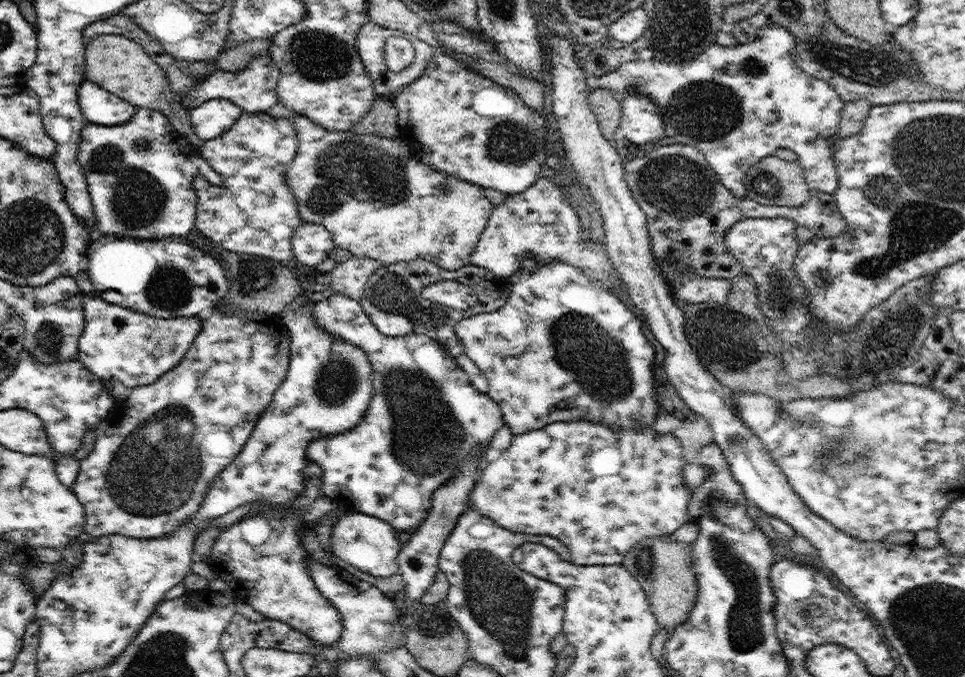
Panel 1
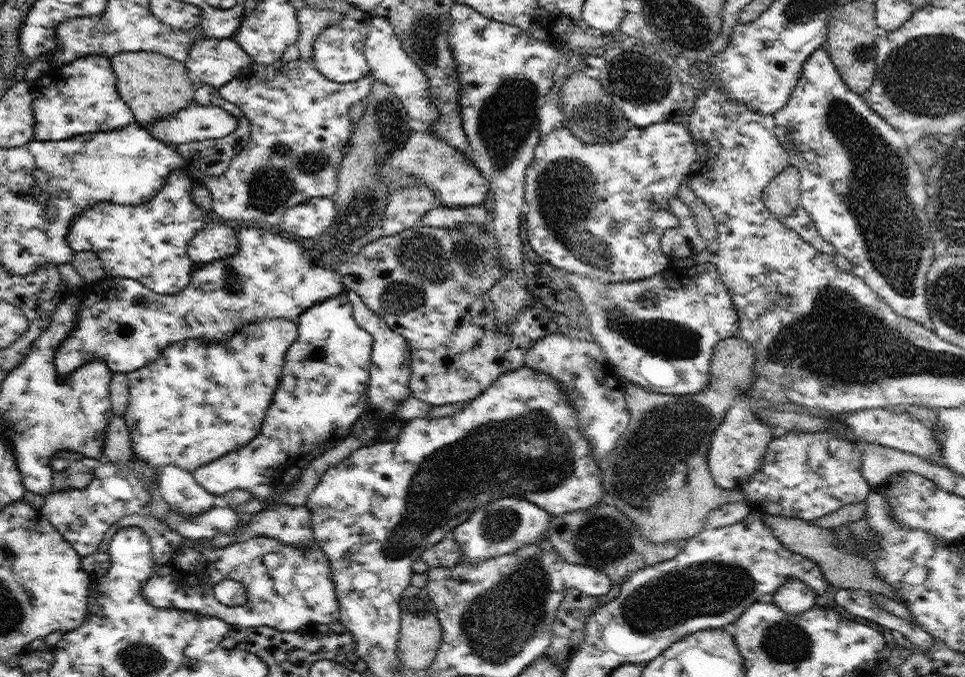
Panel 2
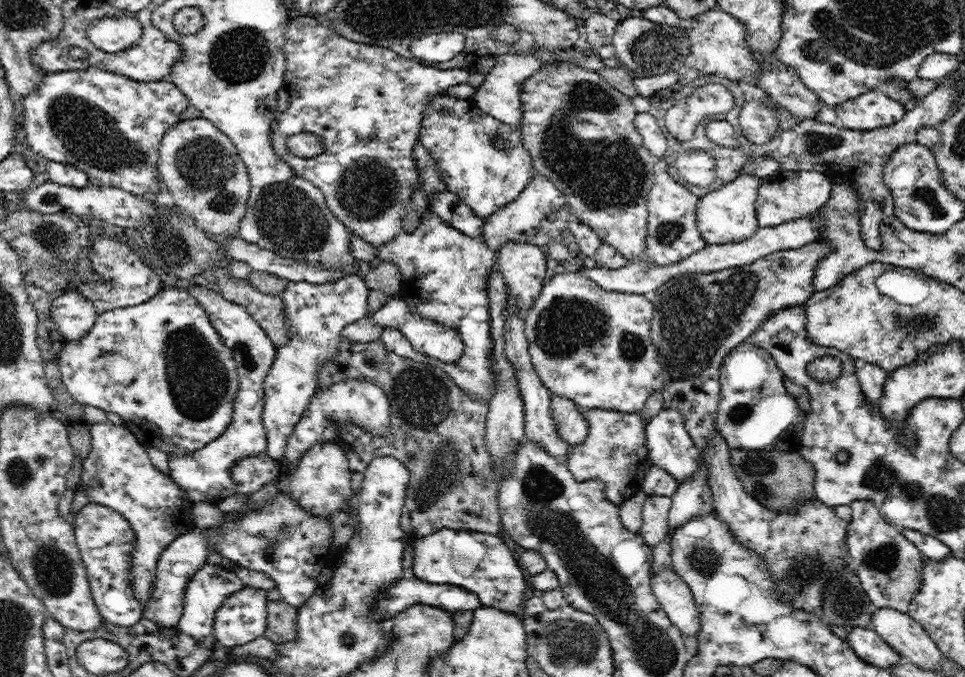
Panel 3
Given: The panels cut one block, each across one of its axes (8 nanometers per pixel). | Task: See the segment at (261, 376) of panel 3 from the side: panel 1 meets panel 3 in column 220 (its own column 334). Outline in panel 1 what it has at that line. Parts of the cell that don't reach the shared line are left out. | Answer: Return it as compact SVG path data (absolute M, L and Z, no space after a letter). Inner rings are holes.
M335 294L327 300L320 300L320 302L317 302L316 306L314 306L314 317L316 317L316 323L318 323L324 331L328 331L328 333L348 344L360 346L360 349L364 350L364 353L368 355L368 363L370 363L373 368L373 373L371 374L373 393L367 411L364 413L364 420L362 420L356 428L352 428L351 431L311 440L311 443L307 446L307 456L314 462L317 462L323 470L321 476L321 494L322 496L332 498L334 502L339 504L340 508L346 511L356 511L367 514L368 516L376 516L376 518L385 520L394 528L399 528L400 530L418 528L424 522L424 519L428 516L429 510L432 508L434 491L443 484L446 484L449 480L452 480L453 476L457 475L459 468L463 466L469 456L479 458L481 469L483 465L485 465L485 456L486 452L488 452L488 448L491 446L491 440L494 438L496 432L500 431L505 424L502 418L502 411L498 404L496 404L487 393L481 393L472 386L468 375L456 365L456 361L454 361L452 356L448 355L448 351L431 336L418 334L408 334L406 336L385 335L379 332L370 318L366 316L360 302L352 300L352 298L344 295Z

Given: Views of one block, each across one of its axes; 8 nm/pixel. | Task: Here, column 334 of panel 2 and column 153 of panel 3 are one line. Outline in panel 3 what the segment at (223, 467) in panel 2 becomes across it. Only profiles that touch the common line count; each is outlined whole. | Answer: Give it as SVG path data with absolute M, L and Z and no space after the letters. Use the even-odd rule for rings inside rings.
M172 282L164 283L160 292L144 304L138 304L136 307L114 308L100 314L90 332L80 340L67 341L63 347L57 364L61 372L61 379L70 396L74 397L78 404L92 405L105 410L108 414L116 413L119 418L122 418L126 428L146 447L158 447L167 455L189 455L204 448L209 442L215 441L232 423L233 402L239 389L236 360L231 349L227 348L222 337L212 327L204 308L198 303L198 299L194 299L192 294L186 293L186 290L174 287Z

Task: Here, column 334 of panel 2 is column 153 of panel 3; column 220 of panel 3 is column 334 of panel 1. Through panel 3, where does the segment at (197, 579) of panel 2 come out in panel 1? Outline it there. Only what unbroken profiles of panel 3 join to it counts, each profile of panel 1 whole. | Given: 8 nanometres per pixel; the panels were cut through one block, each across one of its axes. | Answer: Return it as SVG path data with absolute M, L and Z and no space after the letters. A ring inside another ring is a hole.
M344 511L331 529L331 552L355 569L376 577L388 578L399 572L396 560L401 551L395 528L381 518L356 511Z

